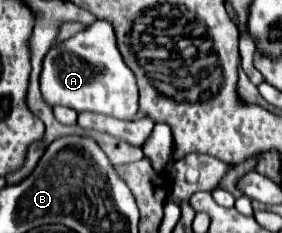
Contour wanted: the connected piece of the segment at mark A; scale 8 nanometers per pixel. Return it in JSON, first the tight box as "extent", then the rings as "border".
{"extent":[41,21,137,119],"border":[[[95,21],[59,47],[51,47],[43,61],[41,93],[51,105],[65,105],[81,111],[95,111],[117,119],[131,119],[137,113],[137,79],[125,65],[111,23]]]}

